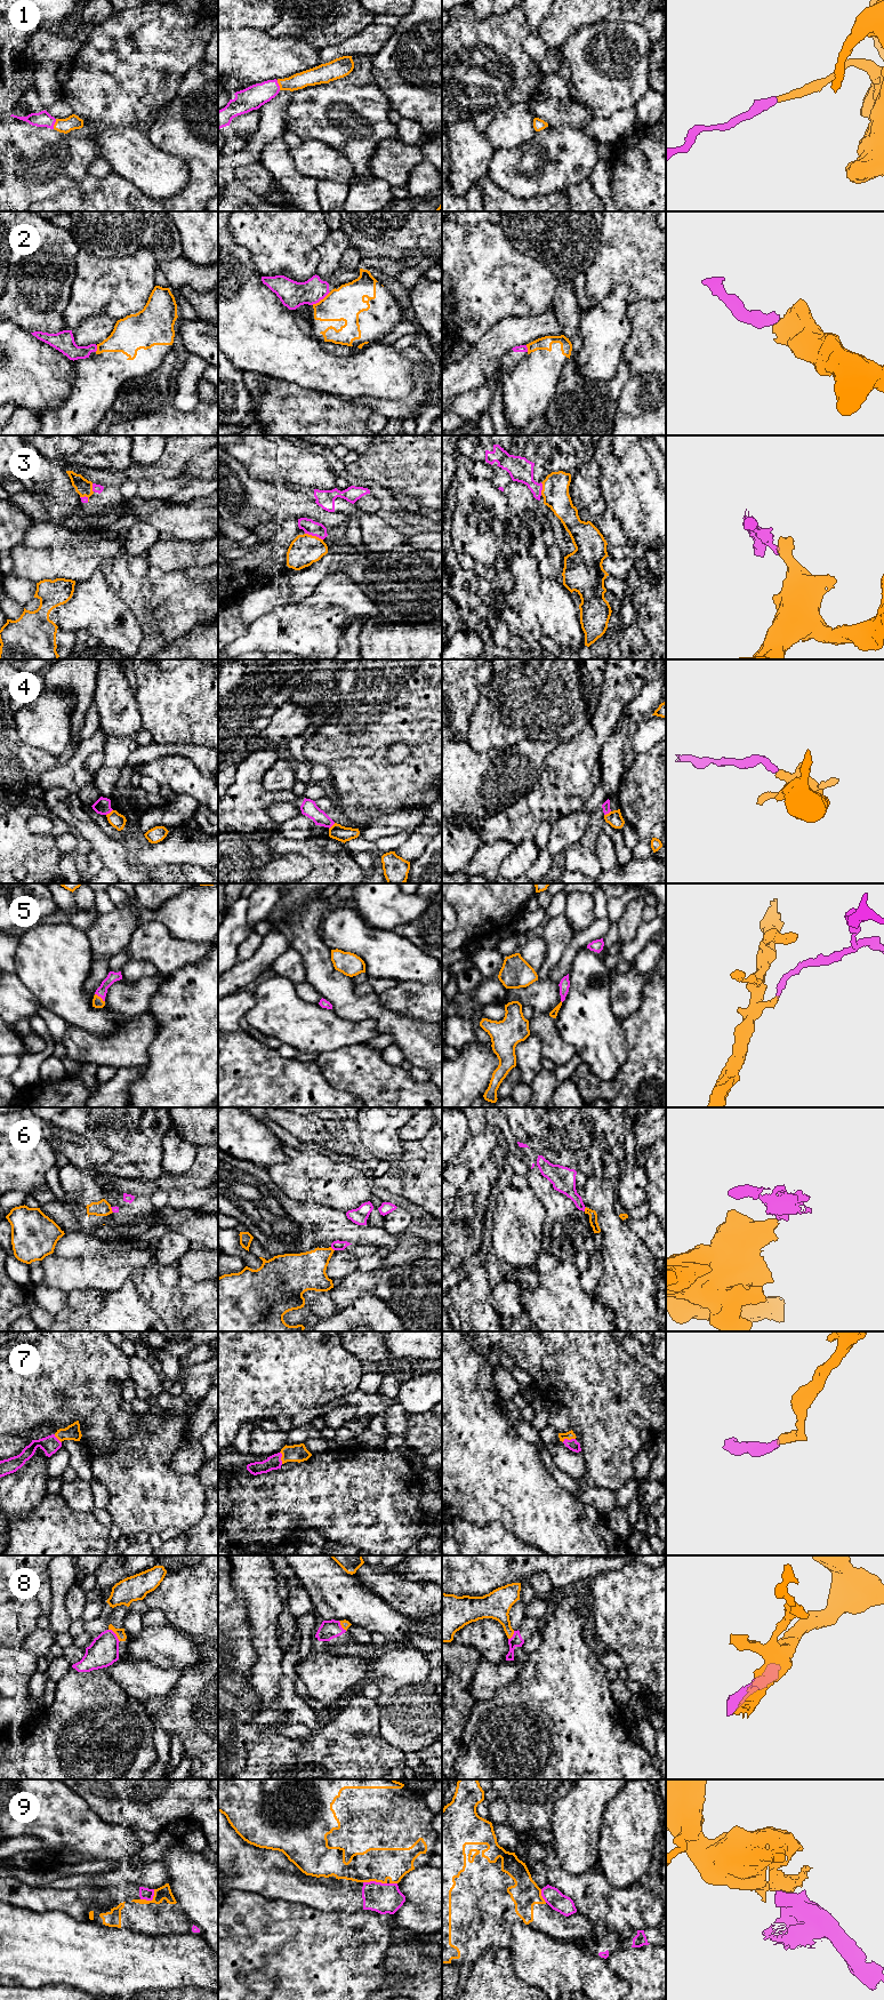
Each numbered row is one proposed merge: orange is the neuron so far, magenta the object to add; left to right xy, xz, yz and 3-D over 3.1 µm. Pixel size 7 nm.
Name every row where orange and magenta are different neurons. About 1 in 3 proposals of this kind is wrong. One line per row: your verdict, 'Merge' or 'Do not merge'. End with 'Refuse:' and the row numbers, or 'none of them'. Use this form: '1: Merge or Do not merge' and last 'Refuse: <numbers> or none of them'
1: Merge
2: Do not merge
3: Do not merge
4: Do not merge
5: Merge
6: Do not merge
7: Merge
8: Do not merge
9: Do not merge
Refuse: 2, 3, 4, 6, 8, 9

